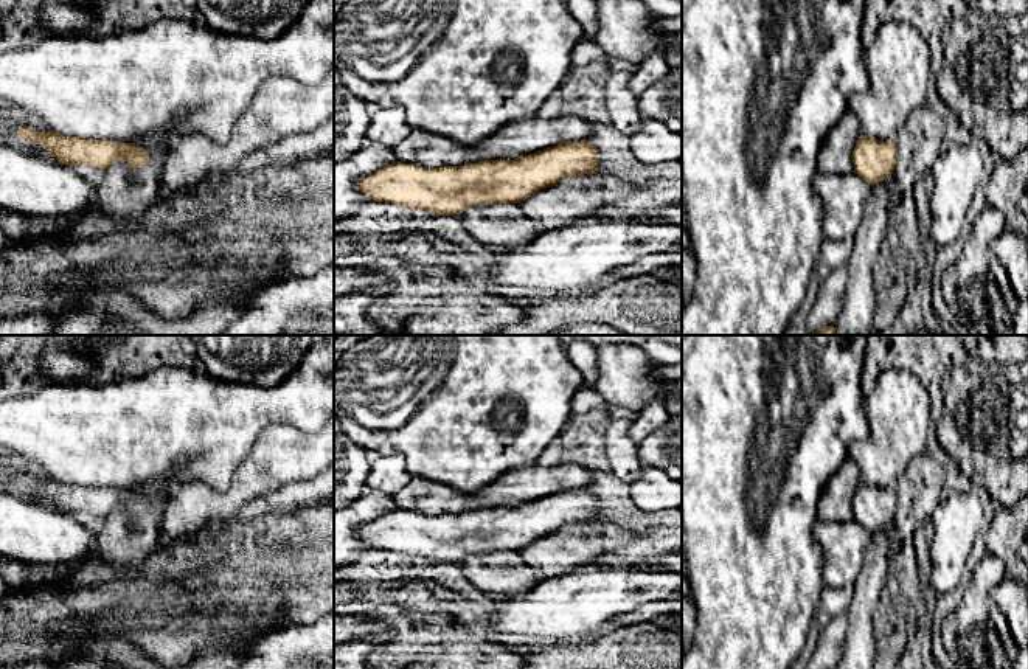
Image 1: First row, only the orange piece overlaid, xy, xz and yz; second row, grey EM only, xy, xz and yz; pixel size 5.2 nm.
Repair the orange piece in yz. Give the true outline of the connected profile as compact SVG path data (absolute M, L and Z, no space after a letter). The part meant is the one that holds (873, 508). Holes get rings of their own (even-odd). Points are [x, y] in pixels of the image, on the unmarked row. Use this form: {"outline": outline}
{"outline": "M860 481L853 500L853 520L874 534L893 522L896 508L898 495L894 487L879 489Z"}

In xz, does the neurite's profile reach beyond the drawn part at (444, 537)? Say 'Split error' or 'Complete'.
Complete

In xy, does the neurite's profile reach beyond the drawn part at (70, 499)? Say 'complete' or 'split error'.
complete

